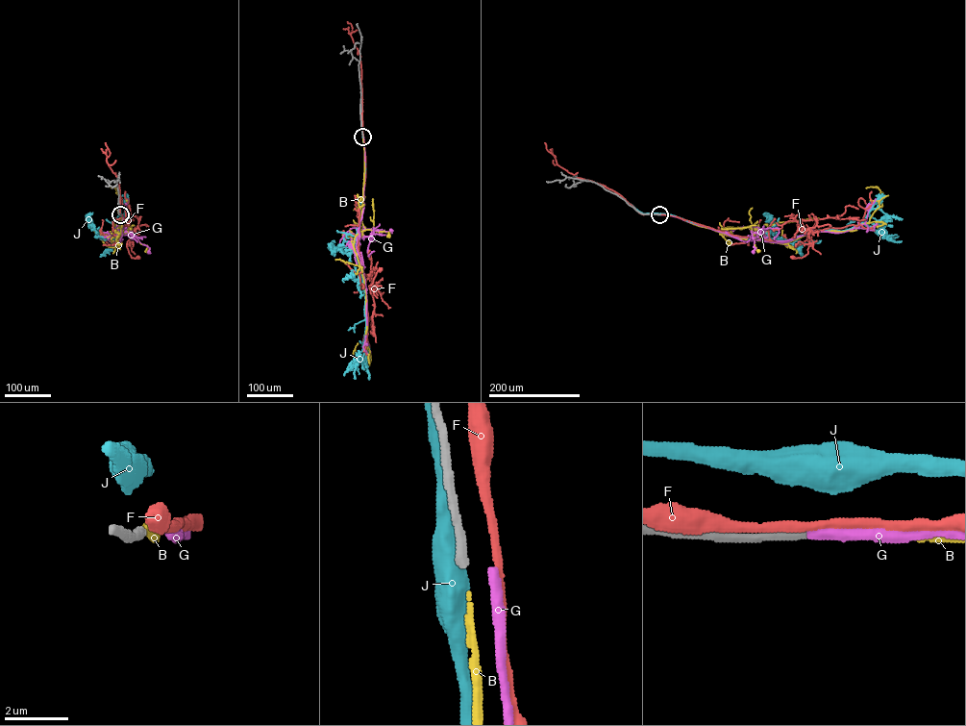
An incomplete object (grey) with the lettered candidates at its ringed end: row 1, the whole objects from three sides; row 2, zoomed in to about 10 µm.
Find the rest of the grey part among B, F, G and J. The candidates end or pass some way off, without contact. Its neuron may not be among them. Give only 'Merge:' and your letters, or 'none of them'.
Merge: B

